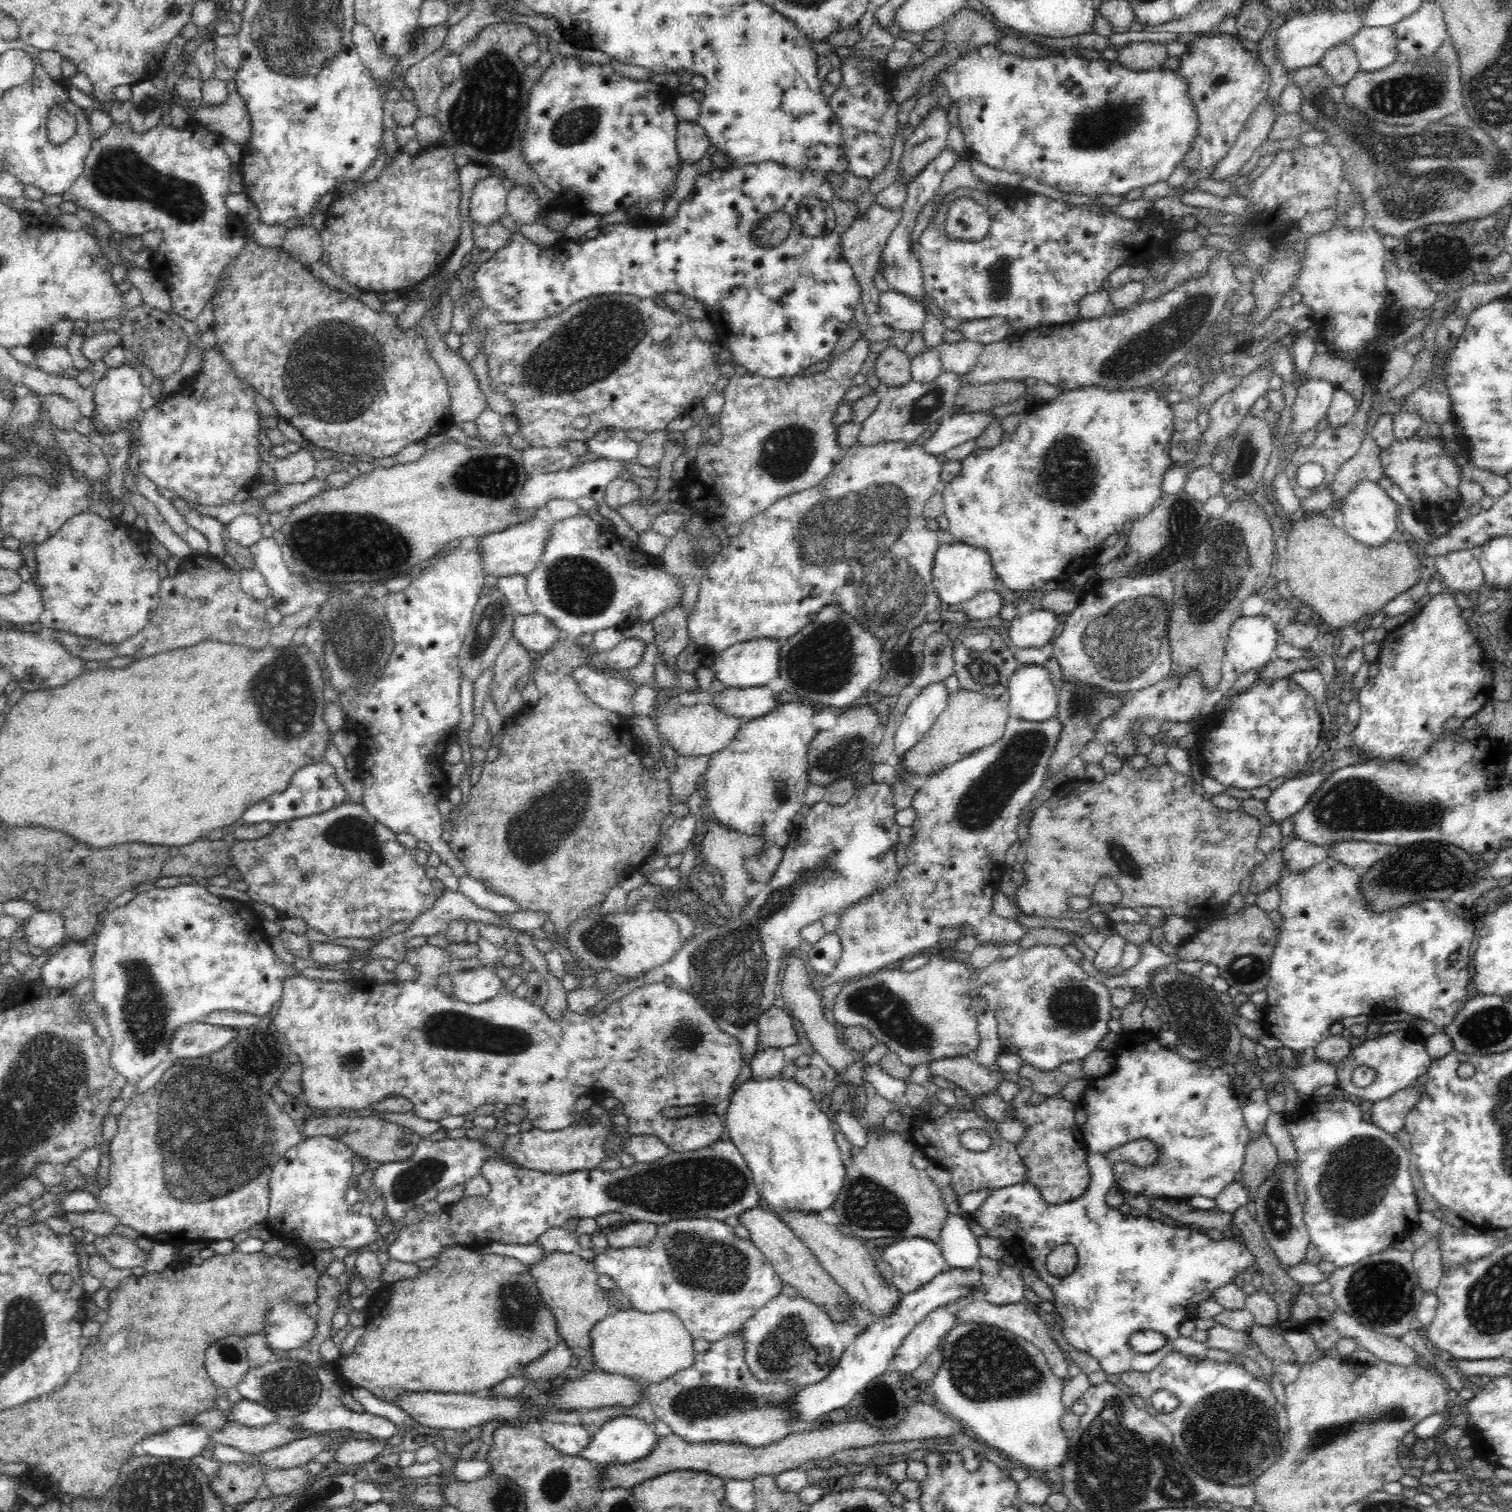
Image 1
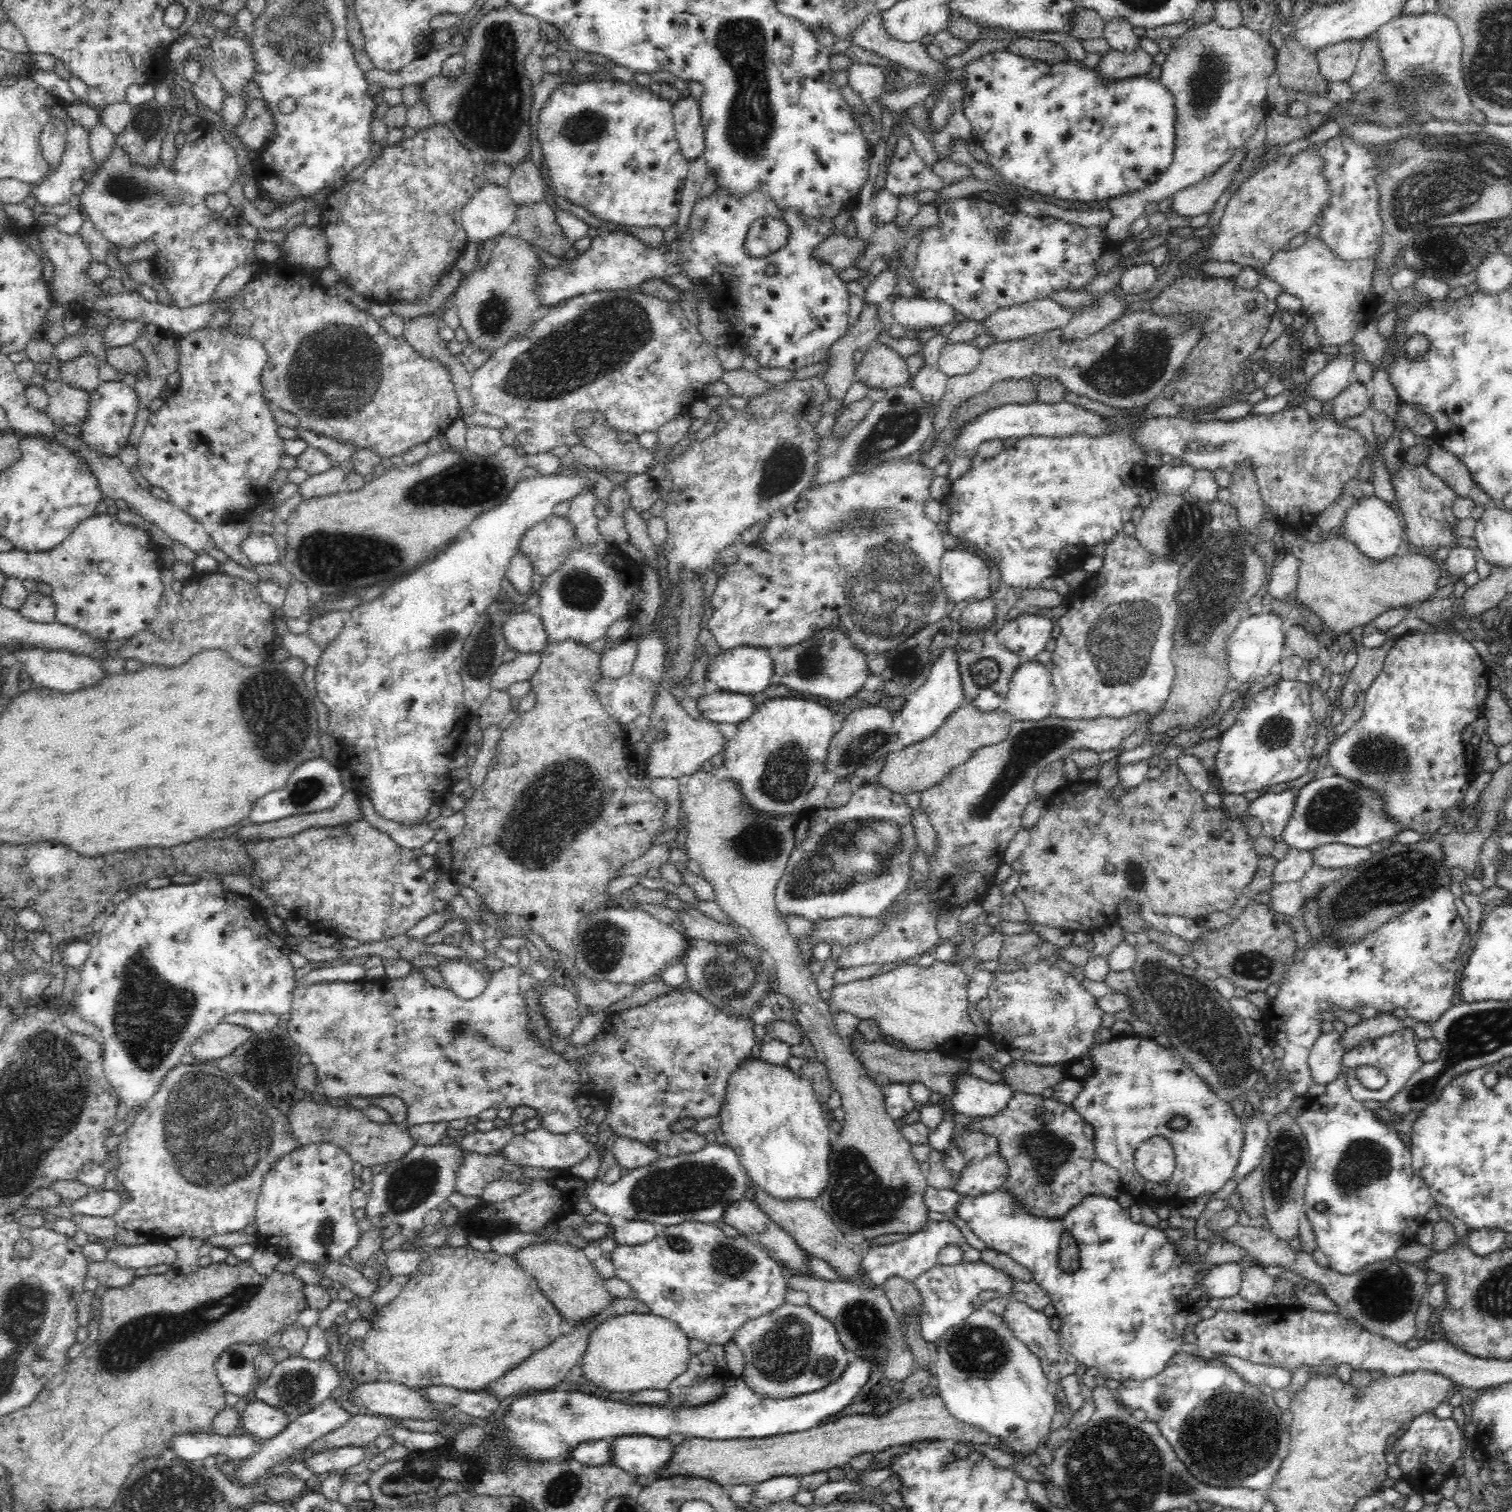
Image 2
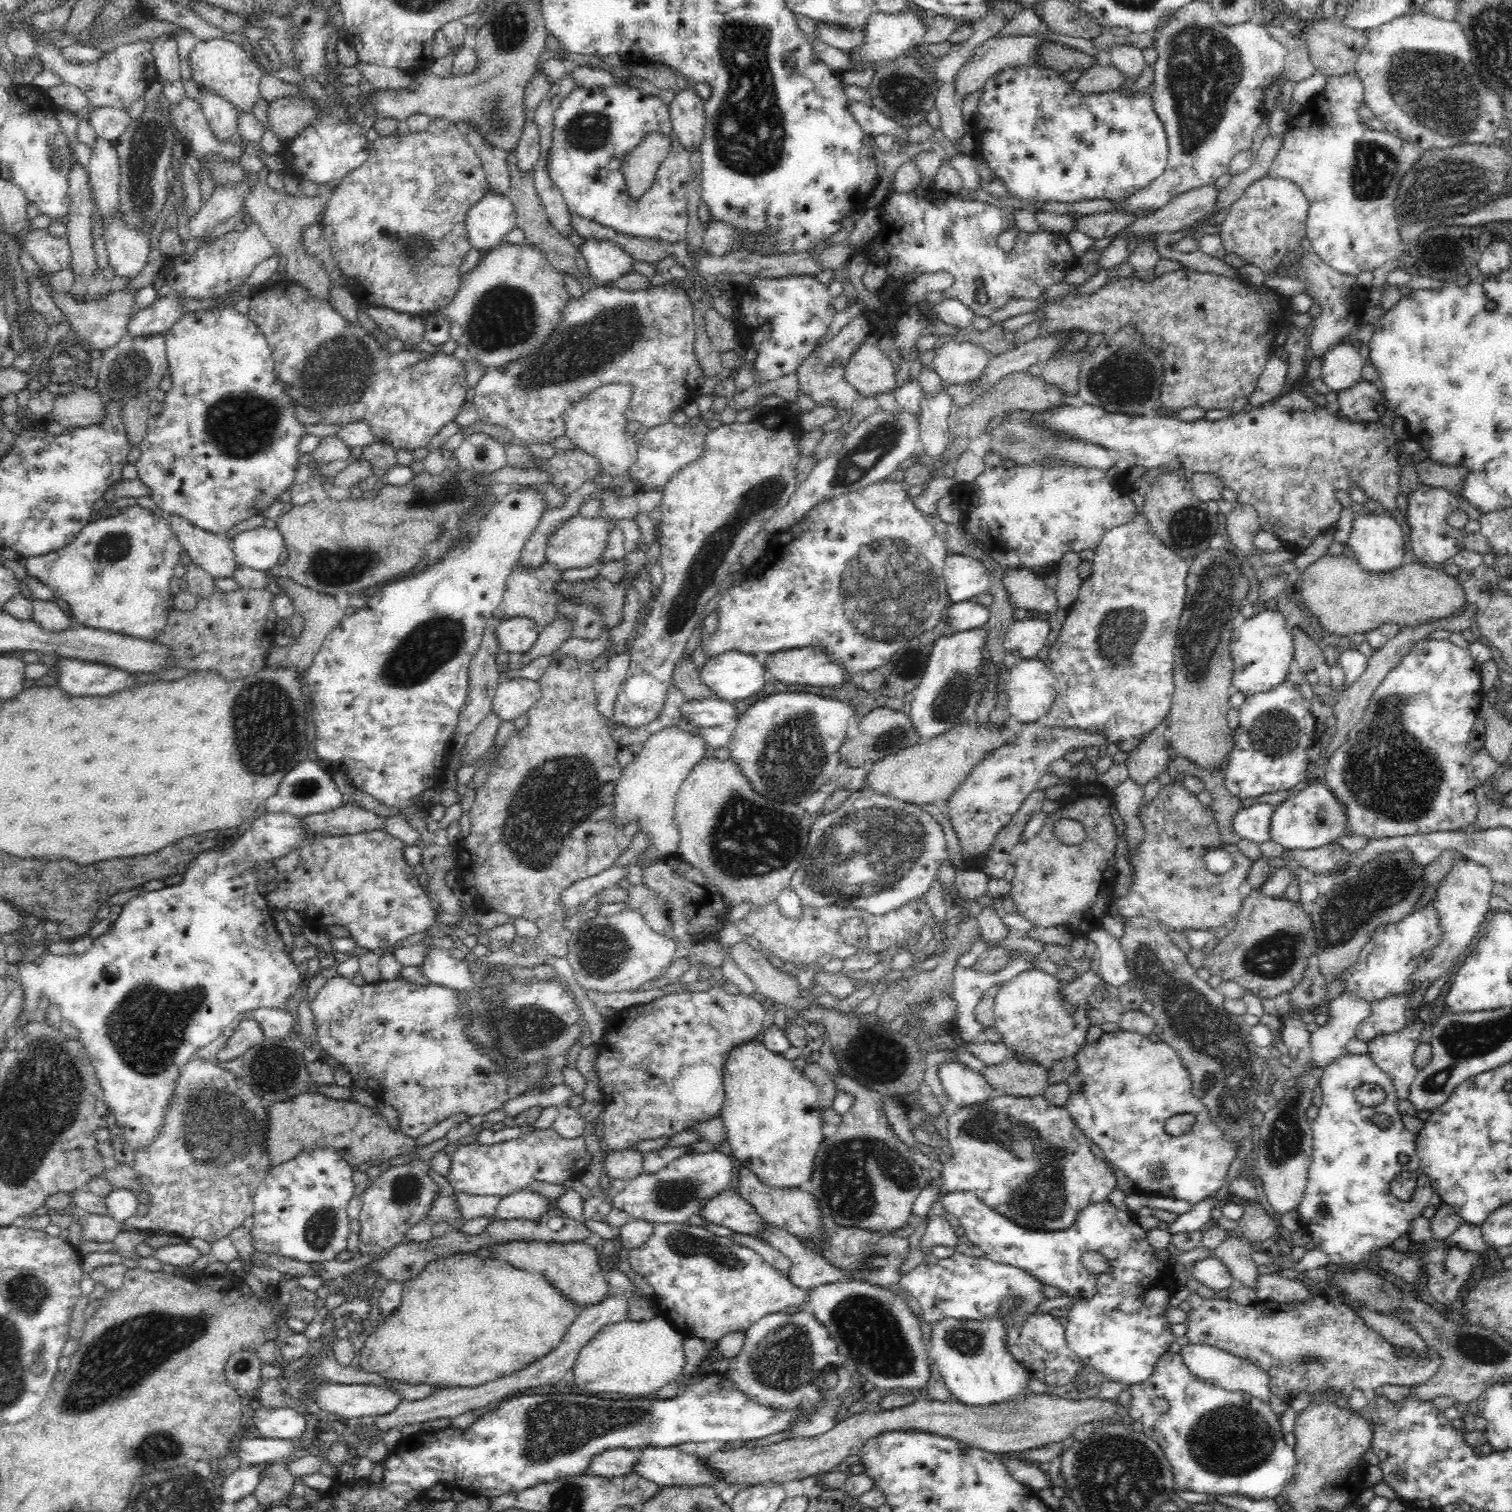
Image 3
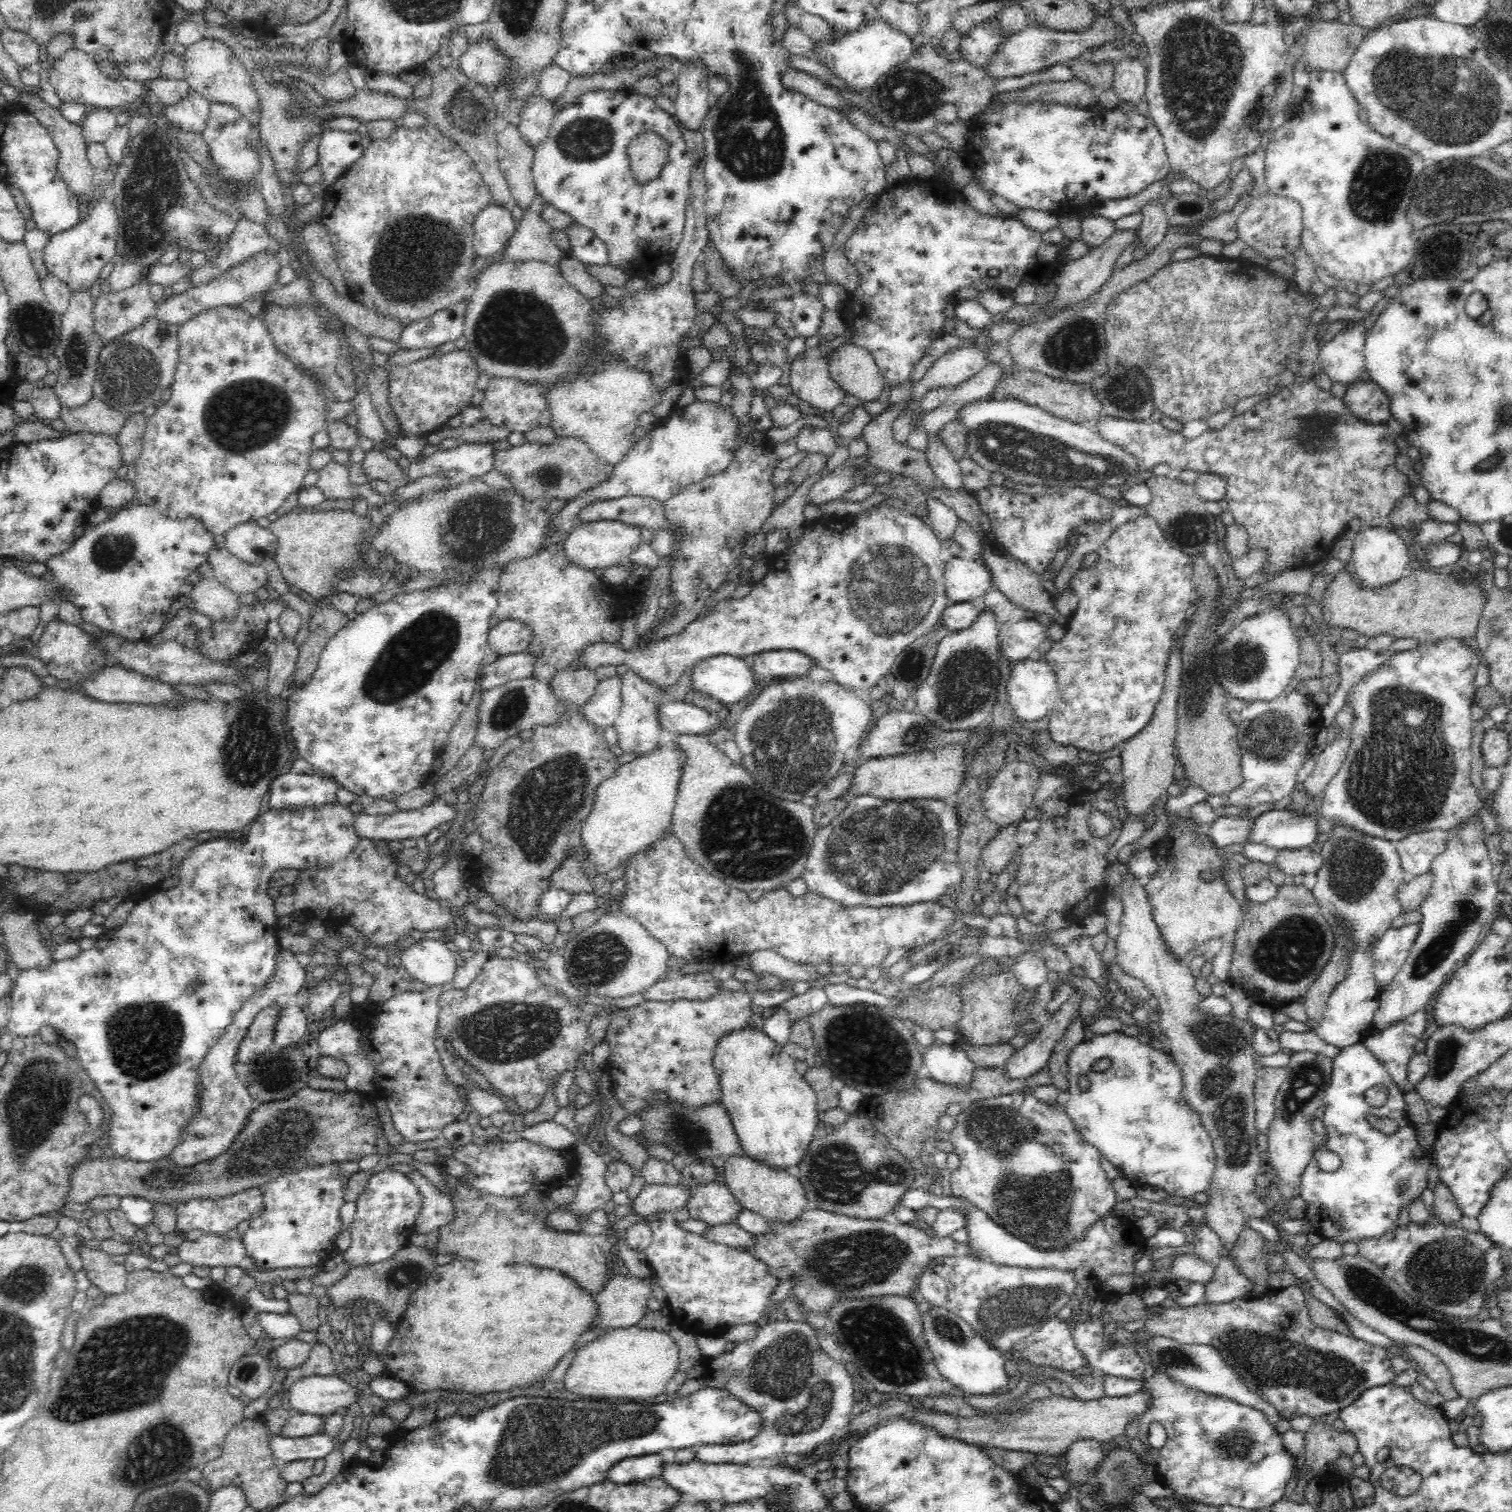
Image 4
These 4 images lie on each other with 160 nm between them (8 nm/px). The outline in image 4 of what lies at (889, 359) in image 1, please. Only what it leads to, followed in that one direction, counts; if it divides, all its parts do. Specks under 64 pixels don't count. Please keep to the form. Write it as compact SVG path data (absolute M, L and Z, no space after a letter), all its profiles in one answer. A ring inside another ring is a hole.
M845 342L827 353L831 380L848 396L869 404L885 397L886 385L874 358L864 349Z

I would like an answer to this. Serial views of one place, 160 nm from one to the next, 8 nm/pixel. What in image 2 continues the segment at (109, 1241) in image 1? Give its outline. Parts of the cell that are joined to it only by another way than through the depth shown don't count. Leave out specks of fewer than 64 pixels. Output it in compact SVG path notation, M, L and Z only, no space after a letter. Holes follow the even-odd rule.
M147 1242L135 1246L118 1246L107 1251L107 1258L120 1268L136 1269L157 1266L158 1264L175 1265L177 1252L166 1242Z

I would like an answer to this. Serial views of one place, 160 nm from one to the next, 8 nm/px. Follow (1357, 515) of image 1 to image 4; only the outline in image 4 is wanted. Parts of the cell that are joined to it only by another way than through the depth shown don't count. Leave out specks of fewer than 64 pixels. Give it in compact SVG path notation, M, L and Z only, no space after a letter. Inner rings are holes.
M1387 525L1380 527L1364 527L1361 533L1353 536L1352 574L1359 585L1366 589L1380 589L1394 584L1409 572L1409 550L1405 543L1406 536Z

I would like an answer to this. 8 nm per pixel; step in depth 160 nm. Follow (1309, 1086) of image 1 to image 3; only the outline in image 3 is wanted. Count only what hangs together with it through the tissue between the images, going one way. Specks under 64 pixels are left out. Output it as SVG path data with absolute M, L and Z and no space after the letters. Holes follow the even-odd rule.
M1344 991L1328 1002L1326 1024L1311 1033L1311 1062L1324 1069L1338 1056L1344 1056L1344 1046L1354 1038L1357 1026L1370 1014L1371 1002Z

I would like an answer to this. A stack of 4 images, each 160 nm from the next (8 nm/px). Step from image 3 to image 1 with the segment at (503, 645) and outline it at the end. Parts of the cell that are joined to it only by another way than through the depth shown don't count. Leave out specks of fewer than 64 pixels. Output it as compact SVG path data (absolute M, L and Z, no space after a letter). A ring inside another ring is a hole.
M538 612L515 614L512 622L512 637L535 657L547 651L561 635L558 627Z

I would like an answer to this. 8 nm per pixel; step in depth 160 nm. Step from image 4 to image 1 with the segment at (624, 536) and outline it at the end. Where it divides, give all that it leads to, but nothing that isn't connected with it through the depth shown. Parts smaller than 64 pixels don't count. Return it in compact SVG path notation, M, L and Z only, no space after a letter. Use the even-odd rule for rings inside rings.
M534 516L528 521L524 520L507 527L503 531L490 533L482 537L479 540L479 548L481 548L485 575L493 574L494 576L505 577L513 574L530 574L541 563L546 541L550 536L552 527L552 524Z

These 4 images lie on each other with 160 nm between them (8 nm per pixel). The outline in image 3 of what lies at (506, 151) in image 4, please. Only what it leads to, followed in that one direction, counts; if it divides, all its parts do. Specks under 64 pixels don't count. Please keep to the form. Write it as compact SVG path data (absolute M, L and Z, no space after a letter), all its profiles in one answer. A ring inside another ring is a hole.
M514 150L507 152L505 158L508 171L510 173L510 188L507 197L512 201L517 216L517 227L524 231L526 244L530 249L538 249L547 258L547 261L564 275L573 276L578 271L576 266L576 254L578 248L565 235L560 234L548 221L541 198L535 189L535 182L531 170L520 170L517 163L517 154Z

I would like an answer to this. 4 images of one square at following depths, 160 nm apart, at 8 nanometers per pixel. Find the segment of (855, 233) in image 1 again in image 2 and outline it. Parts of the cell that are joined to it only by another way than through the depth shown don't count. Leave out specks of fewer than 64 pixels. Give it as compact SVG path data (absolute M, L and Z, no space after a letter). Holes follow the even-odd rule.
M844 232L839 235L832 234L812 250L812 259L840 271L852 266L852 262L858 260L858 256L860 257L866 248L867 244L862 243L858 237L848 239ZM876 305L866 306L863 308L859 319L854 325L850 325L846 335L838 338L833 346L830 346L827 353L826 370L823 373L828 398L836 399L842 402L846 396L849 387L855 381L855 363L854 356L857 351L864 352L868 347L877 343L877 337L883 332L882 324L878 318Z

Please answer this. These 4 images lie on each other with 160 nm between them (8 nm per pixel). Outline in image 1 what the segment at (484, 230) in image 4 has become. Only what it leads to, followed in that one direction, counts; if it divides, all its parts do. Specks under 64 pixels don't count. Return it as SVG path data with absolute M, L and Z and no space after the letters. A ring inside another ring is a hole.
M490 175L477 182L470 196L468 216L472 225L488 226L498 223L507 212L507 194L509 190L502 181Z

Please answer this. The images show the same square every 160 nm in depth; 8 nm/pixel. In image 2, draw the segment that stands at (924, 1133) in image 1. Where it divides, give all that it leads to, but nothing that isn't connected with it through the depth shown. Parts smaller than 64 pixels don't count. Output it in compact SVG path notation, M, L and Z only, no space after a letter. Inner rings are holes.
M965 1131L957 1136L956 1144L967 1165L952 1189L968 1196L998 1191L1008 1178L1008 1167L998 1155L998 1141L984 1133Z

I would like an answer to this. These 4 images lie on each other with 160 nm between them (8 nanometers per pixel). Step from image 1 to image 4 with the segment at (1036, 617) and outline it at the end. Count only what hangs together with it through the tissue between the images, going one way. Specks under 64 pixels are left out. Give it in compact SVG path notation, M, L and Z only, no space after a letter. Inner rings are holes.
M1036 619L1010 621L999 626L999 642L1002 656L1023 661L1047 639L1047 627Z

